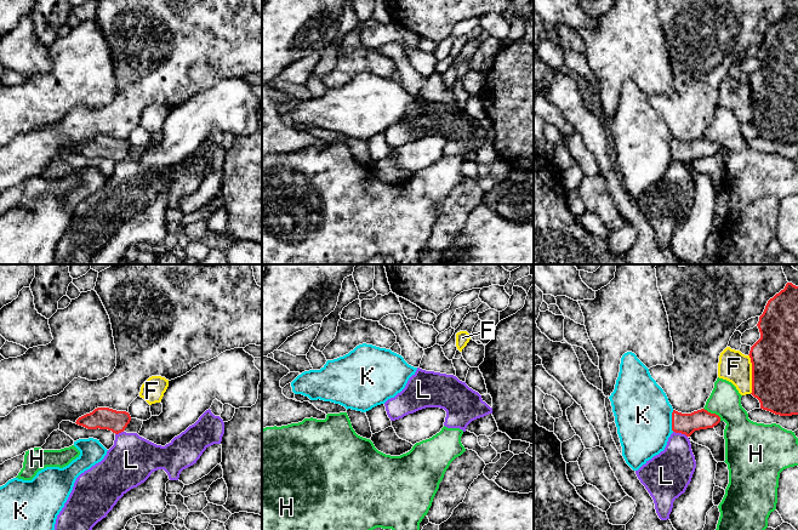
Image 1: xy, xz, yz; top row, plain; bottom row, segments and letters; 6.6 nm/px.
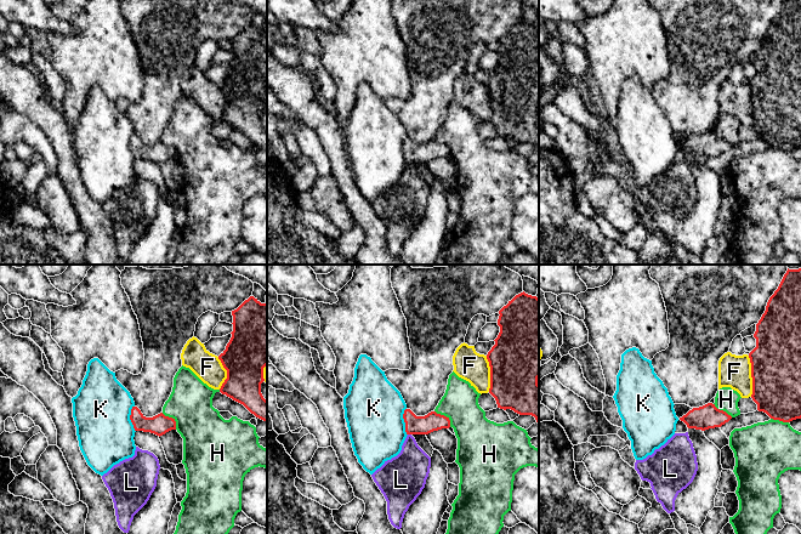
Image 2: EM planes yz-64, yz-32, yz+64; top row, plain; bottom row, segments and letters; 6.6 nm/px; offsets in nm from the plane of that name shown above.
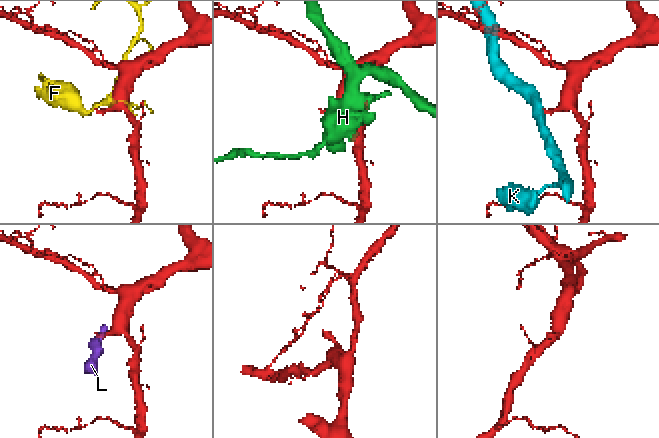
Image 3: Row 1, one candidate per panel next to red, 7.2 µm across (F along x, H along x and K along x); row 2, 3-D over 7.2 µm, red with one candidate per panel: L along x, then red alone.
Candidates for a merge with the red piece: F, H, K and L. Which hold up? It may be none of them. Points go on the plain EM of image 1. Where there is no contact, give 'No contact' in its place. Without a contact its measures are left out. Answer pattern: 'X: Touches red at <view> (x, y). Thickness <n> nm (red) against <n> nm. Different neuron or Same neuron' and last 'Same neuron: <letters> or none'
F: Touches red at yz (752, 102). Thickness 320 nm (red) against 200 nm. Different neuron
H: Touches red at yz (713, 142). Thickness 140 nm (red) against 240 nm. Different neuron
K: Touches red at yz (672, 149). Thickness 140 nm (red) against 380 nm. Different neuron
L: Touches red at yz (680, 160). Thickness 140 nm (red) against 280 nm. Different neuron
Same neuron: none

